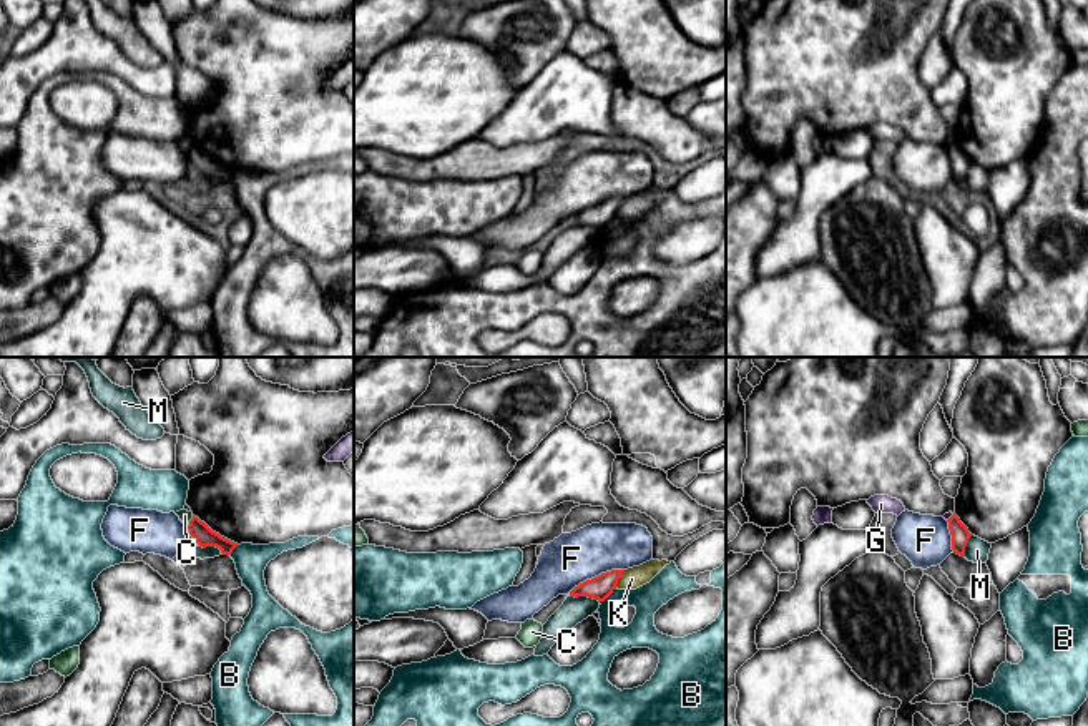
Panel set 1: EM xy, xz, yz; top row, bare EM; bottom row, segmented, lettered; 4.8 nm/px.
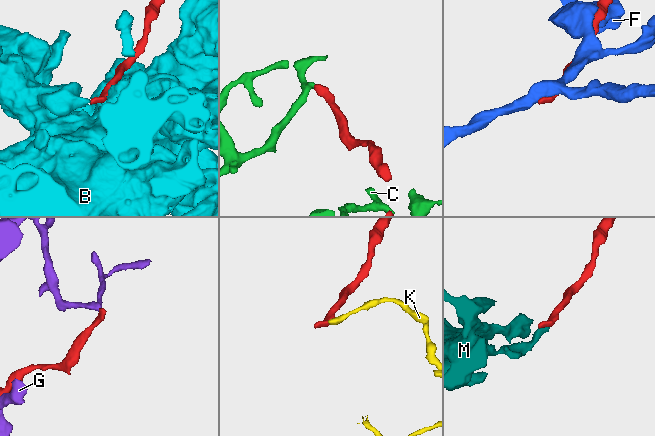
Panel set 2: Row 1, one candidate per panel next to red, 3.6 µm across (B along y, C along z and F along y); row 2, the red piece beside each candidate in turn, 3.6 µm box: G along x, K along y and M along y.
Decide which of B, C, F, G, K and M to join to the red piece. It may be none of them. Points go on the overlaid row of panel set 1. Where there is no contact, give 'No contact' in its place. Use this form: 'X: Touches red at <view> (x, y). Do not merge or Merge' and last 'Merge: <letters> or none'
B: Touches red at xz (608, 595). Do not merge
C: Touches red at xy (190, 520). Do not merge
F: Touches red at xz (595, 577). Do not merge
G: Touches red at yz (950, 517). Do not merge
K: Touches red at xz (620, 577). Do not merge
M: Touches red at xz (585, 595). Do not merge
Merge: none

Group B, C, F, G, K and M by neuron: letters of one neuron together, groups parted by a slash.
B / C / F / G / K / M

